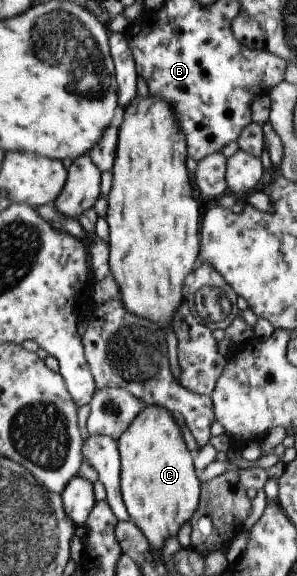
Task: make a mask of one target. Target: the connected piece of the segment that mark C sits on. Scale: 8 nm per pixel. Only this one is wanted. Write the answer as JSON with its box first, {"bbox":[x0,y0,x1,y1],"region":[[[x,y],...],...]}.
{"bbox":[116,405,200,551],"region":[[[148,405],[141,409],[130,425],[116,440],[120,460],[120,495],[130,521],[139,528],[148,545],[155,551],[163,548],[163,542],[176,536],[177,530],[186,522],[189,523],[197,510],[200,495],[198,474],[192,463],[193,453],[183,443],[179,427],[171,418],[170,410],[161,406]]]}

